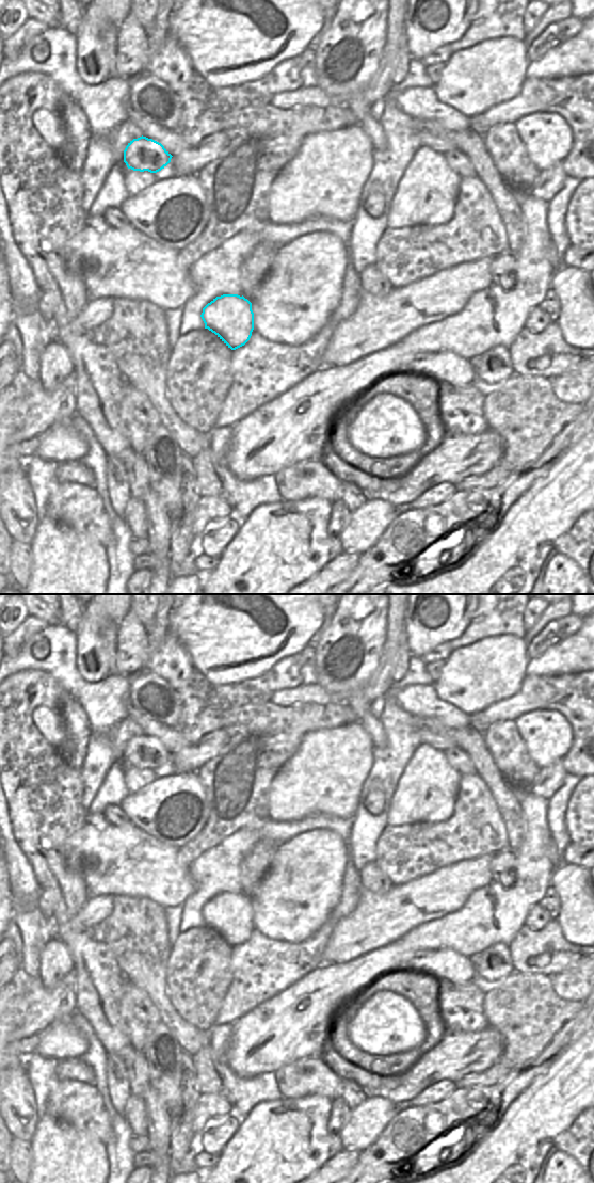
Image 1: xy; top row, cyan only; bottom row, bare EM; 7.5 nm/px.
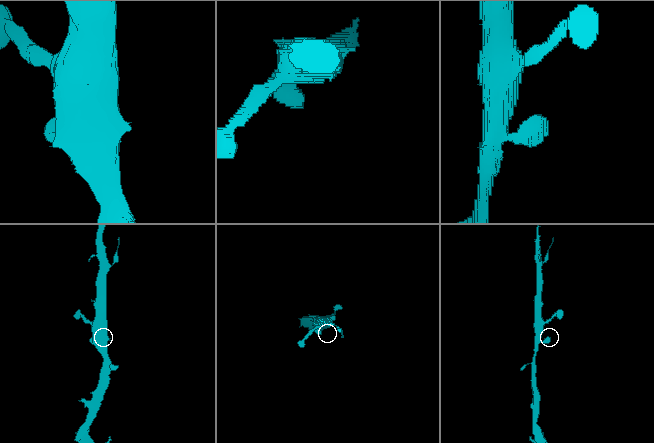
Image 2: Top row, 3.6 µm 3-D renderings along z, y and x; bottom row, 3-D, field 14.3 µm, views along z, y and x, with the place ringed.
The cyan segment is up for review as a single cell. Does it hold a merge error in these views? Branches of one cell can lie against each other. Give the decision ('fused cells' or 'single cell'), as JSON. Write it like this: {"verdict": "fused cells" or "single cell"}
{"verdict": "single cell"}

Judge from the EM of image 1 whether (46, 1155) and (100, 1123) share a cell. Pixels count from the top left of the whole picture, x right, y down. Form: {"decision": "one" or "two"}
{"decision": "two"}

